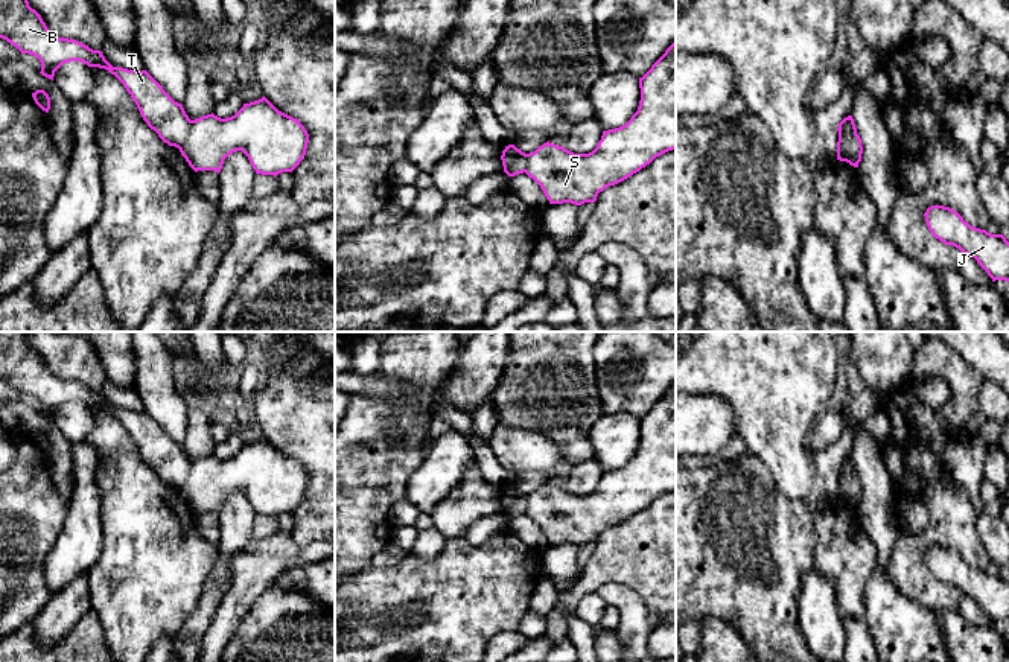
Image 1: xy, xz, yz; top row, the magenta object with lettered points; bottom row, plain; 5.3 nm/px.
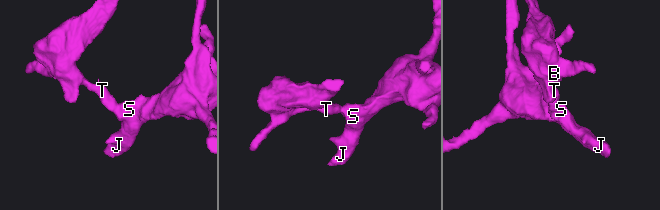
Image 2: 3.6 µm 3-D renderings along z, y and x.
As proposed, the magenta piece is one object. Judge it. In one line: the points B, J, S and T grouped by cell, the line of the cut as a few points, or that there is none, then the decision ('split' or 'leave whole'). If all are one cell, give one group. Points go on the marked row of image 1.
B T / J S; cut in xy along (192, 120), (187, 139), (178, 148); split

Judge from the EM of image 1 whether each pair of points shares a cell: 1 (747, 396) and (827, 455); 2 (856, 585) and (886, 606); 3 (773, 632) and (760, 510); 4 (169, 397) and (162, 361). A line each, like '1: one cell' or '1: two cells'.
1: two cells
2: two cells
3: one cell
4: one cell

